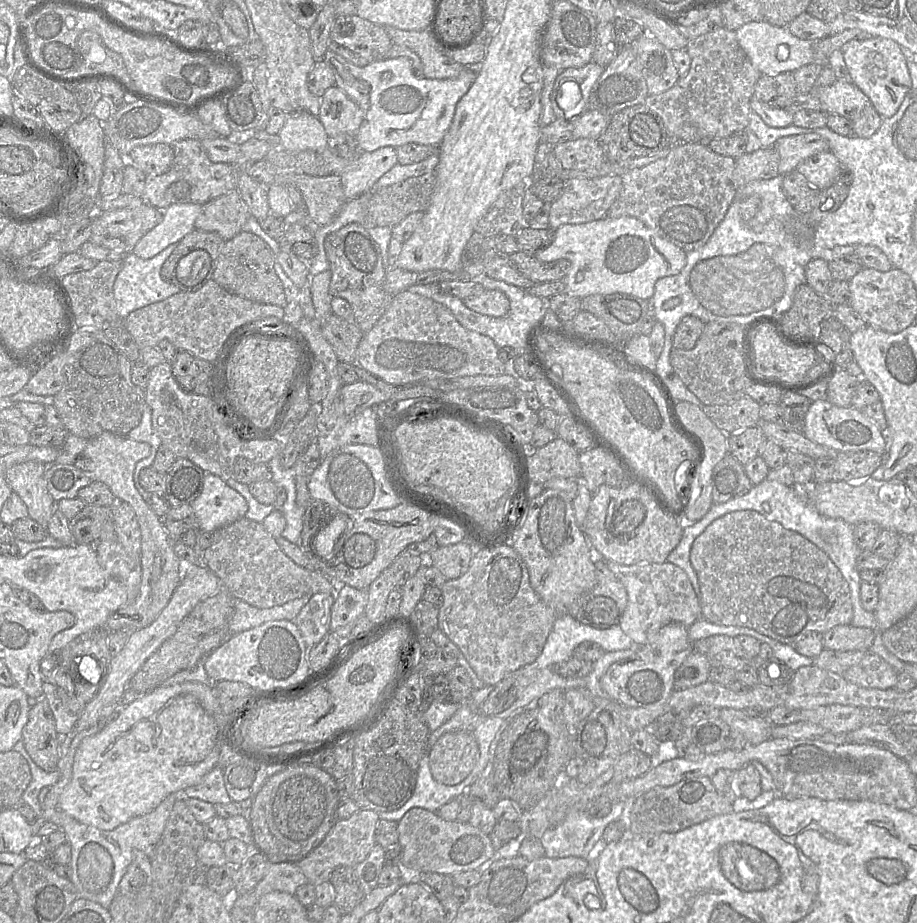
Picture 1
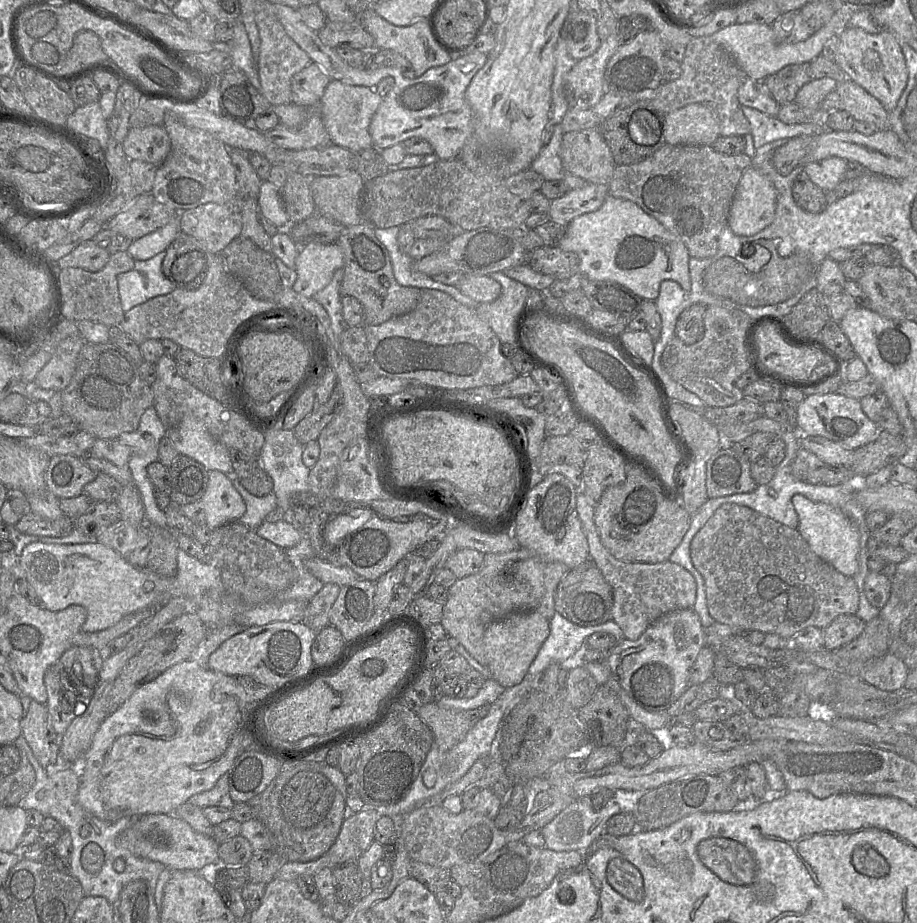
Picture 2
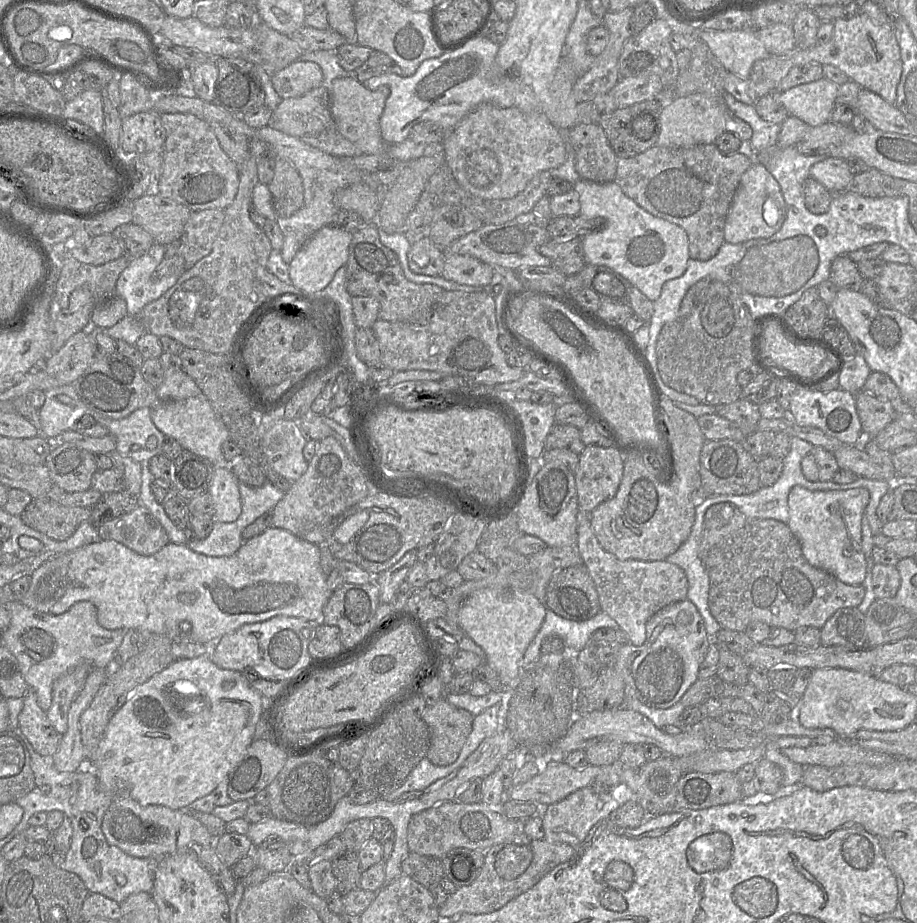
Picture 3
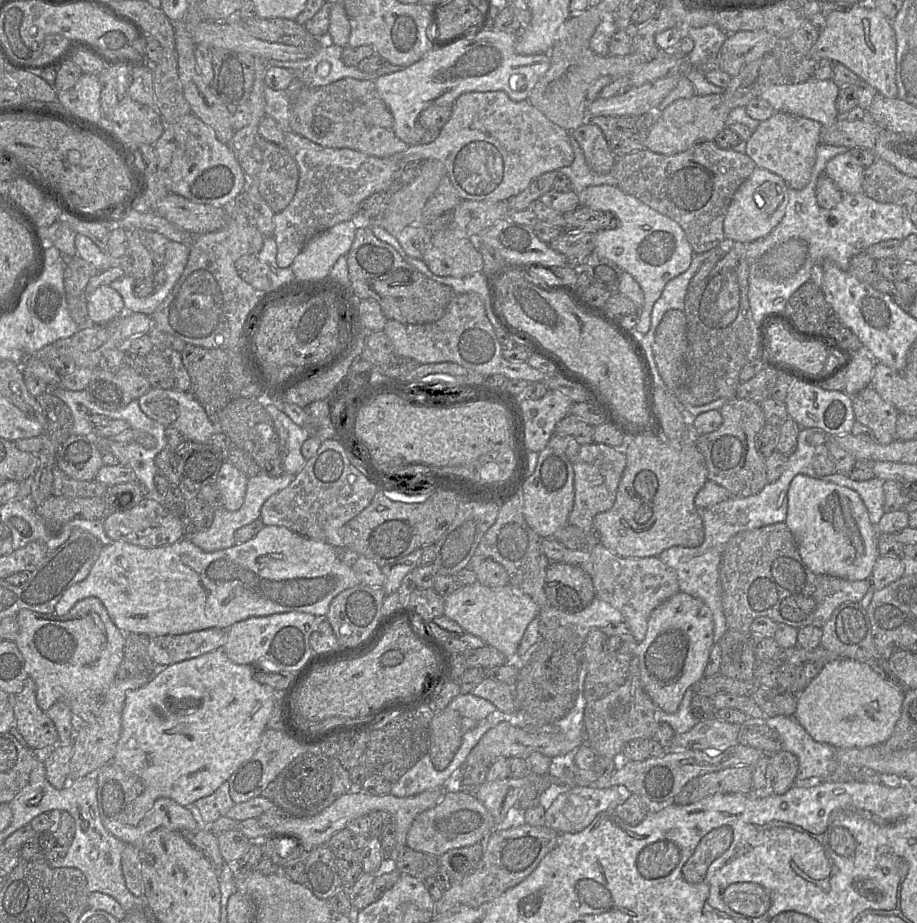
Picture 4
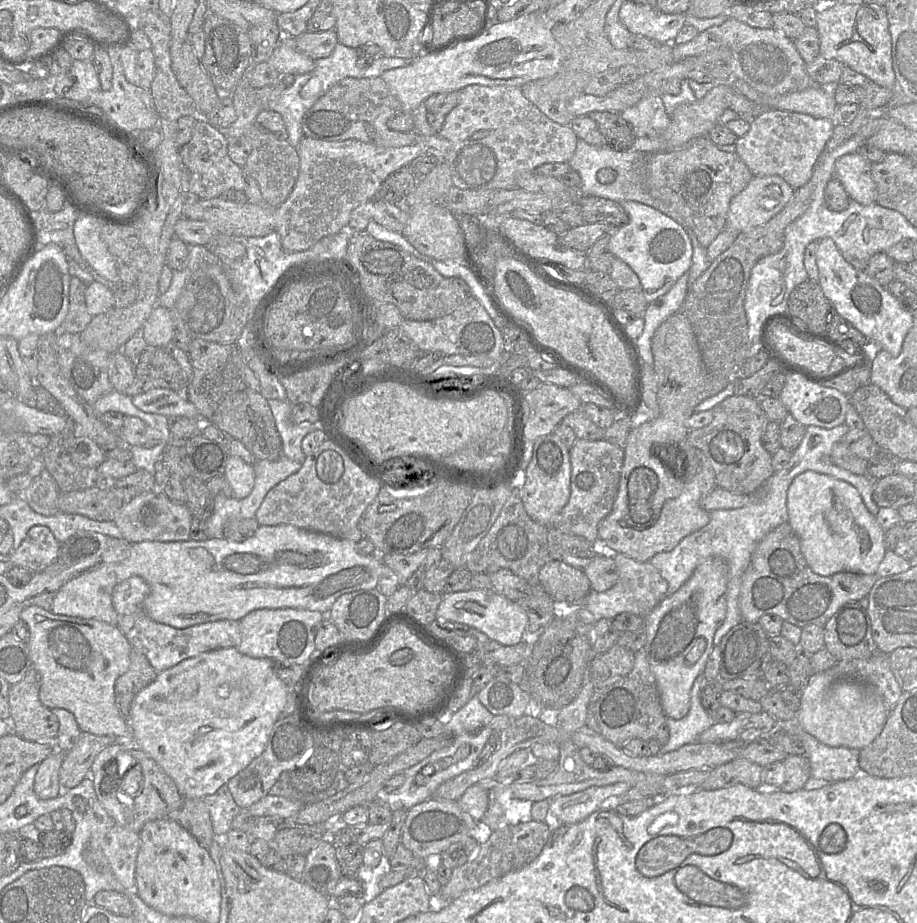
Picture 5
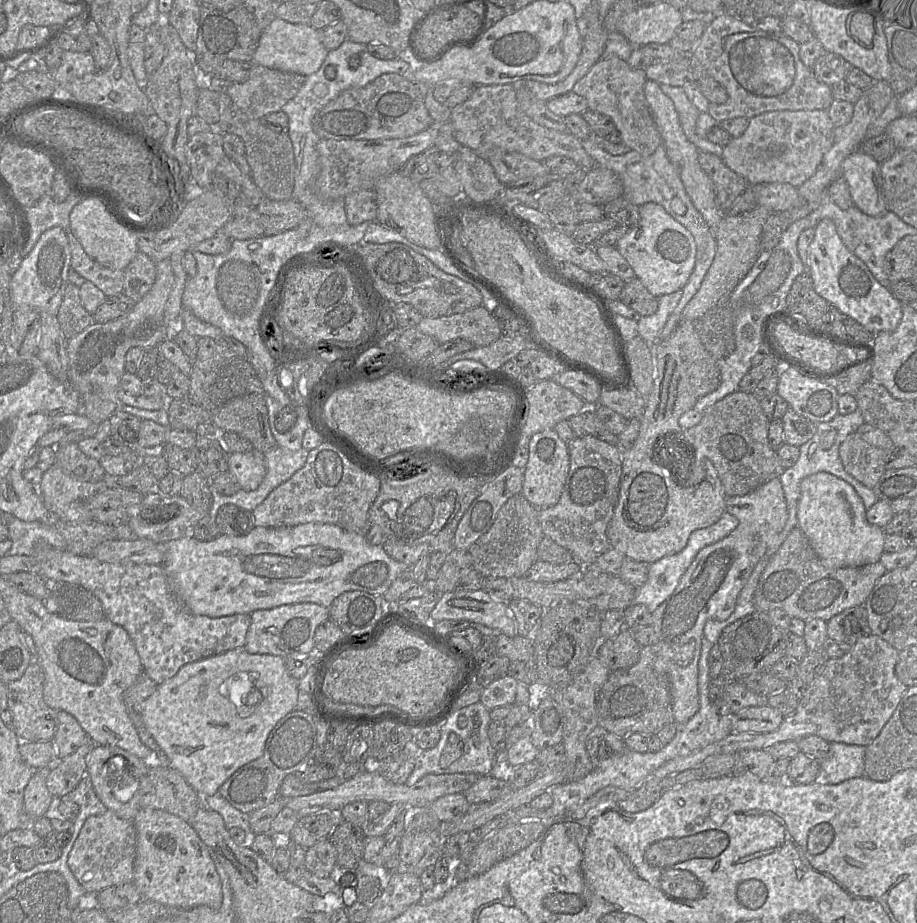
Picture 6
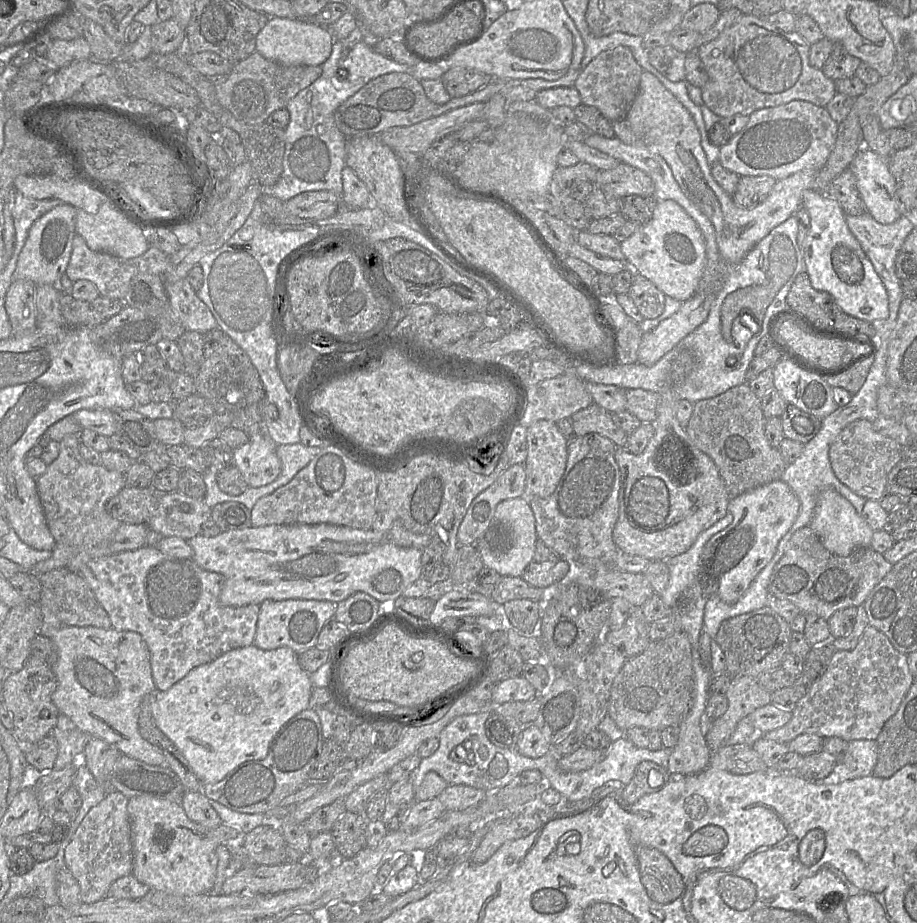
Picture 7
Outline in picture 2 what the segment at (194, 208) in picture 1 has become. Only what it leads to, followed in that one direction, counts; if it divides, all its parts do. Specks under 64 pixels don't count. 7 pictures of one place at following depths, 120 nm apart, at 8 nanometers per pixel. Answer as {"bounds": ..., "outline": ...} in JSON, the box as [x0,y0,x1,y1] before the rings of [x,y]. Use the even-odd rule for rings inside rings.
{"bounds":[127,215,180,260],"outline":[[[177,215],[165,226],[140,239],[133,240],[127,249],[127,253],[134,260],[148,260],[165,251],[180,232],[180,217]]]}

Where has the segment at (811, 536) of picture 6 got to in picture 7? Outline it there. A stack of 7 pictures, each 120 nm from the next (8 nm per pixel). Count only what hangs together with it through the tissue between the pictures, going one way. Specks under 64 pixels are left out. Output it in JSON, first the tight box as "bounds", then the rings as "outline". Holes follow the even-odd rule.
{"bounds":[808,489,874,557],"outline":[[[826,489],[819,494],[808,526],[829,552],[842,557],[849,556],[860,548],[870,547],[874,533],[854,506],[834,489]]]}

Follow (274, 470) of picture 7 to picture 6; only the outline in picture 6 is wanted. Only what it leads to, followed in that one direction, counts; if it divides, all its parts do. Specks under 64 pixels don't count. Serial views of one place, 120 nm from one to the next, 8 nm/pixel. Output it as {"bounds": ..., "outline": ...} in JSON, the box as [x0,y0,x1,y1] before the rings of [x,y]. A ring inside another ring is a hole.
{"bounds":[228,450,266,491],"outline":[[[254,450],[230,453],[228,471],[238,482],[240,489],[254,491],[266,475],[263,454],[258,454]]]}

